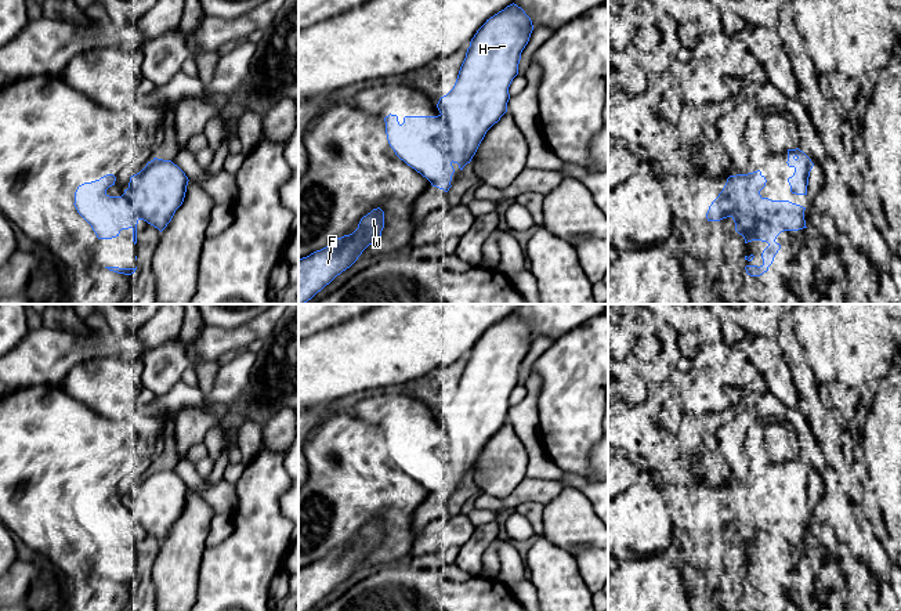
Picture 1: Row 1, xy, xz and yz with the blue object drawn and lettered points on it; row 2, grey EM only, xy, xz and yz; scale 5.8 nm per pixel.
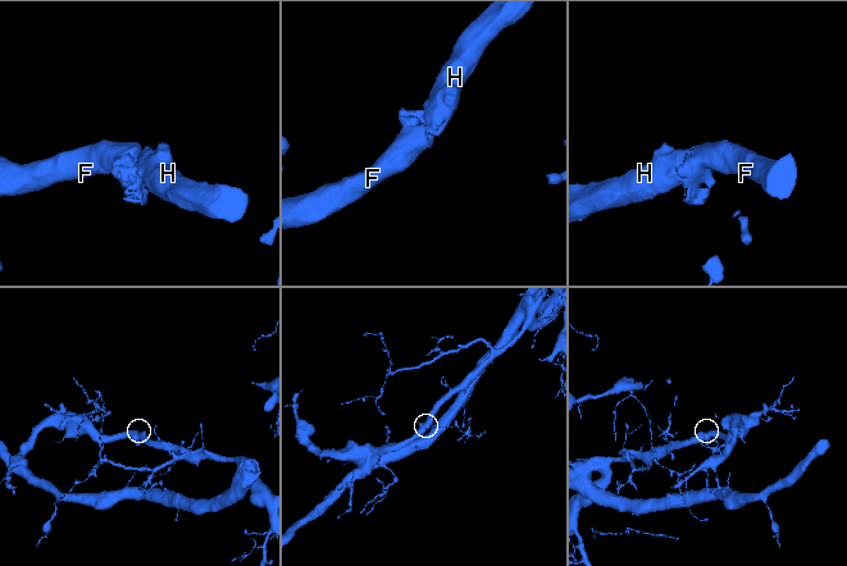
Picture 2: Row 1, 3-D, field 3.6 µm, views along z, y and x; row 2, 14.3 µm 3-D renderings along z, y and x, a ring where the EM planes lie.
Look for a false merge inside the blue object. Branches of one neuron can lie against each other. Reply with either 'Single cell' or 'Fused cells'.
Single cell

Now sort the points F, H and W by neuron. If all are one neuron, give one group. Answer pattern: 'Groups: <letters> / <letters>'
Groups: F H W

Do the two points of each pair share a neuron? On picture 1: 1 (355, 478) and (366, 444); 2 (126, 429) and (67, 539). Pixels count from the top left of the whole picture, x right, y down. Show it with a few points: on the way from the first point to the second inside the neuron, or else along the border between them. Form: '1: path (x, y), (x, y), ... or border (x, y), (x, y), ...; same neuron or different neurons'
1: path (355, 470), (355, 455), (358, 452); same neuron
2: path (97, 454), (62, 488), (62, 510); same neuron

